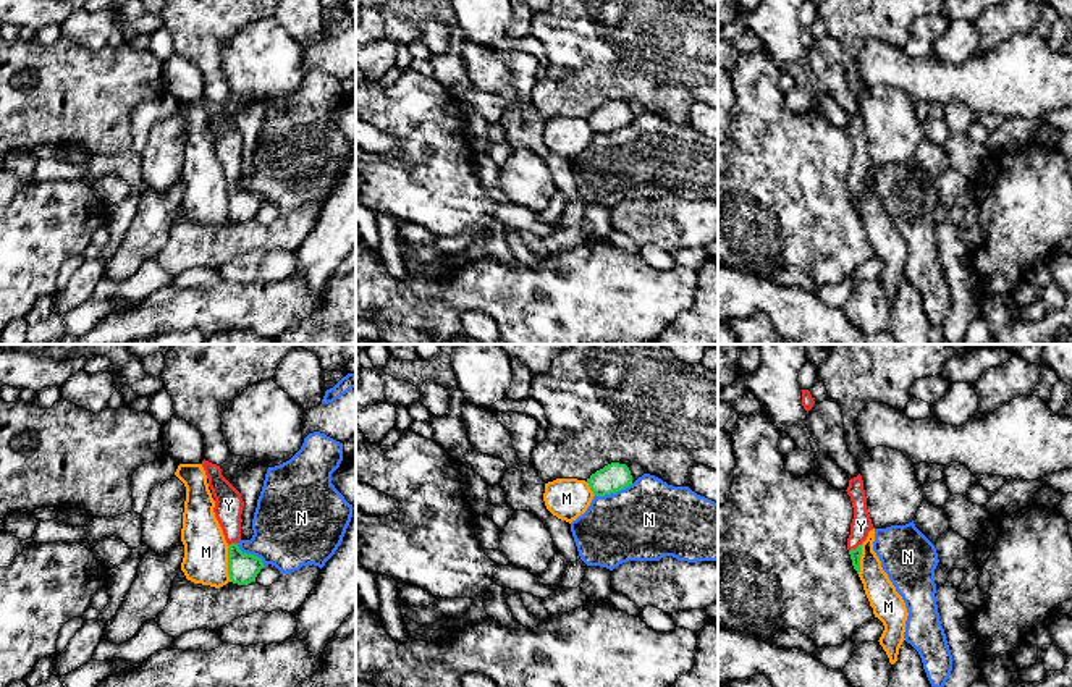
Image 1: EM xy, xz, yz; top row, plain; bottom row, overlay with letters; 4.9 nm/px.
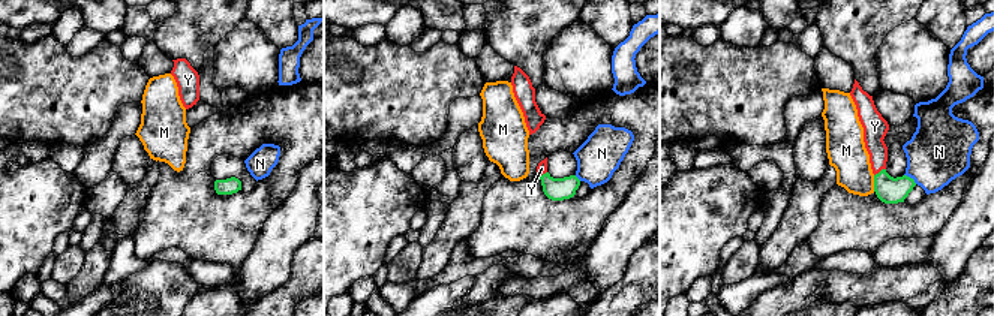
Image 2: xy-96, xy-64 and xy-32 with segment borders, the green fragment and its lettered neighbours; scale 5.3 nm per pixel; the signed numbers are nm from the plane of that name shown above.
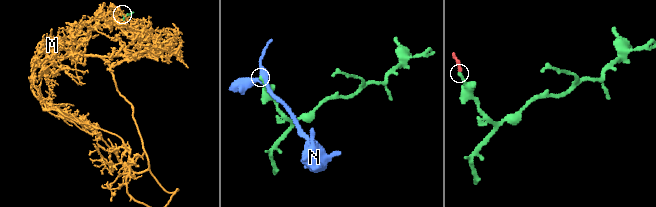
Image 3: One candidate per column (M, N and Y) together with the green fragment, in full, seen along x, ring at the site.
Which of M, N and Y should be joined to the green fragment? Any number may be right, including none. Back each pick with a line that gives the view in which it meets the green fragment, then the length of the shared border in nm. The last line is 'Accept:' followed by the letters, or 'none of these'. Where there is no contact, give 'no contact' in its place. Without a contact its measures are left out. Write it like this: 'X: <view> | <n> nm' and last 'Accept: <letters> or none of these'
Y: yz | 80 nm
Accept: Y

